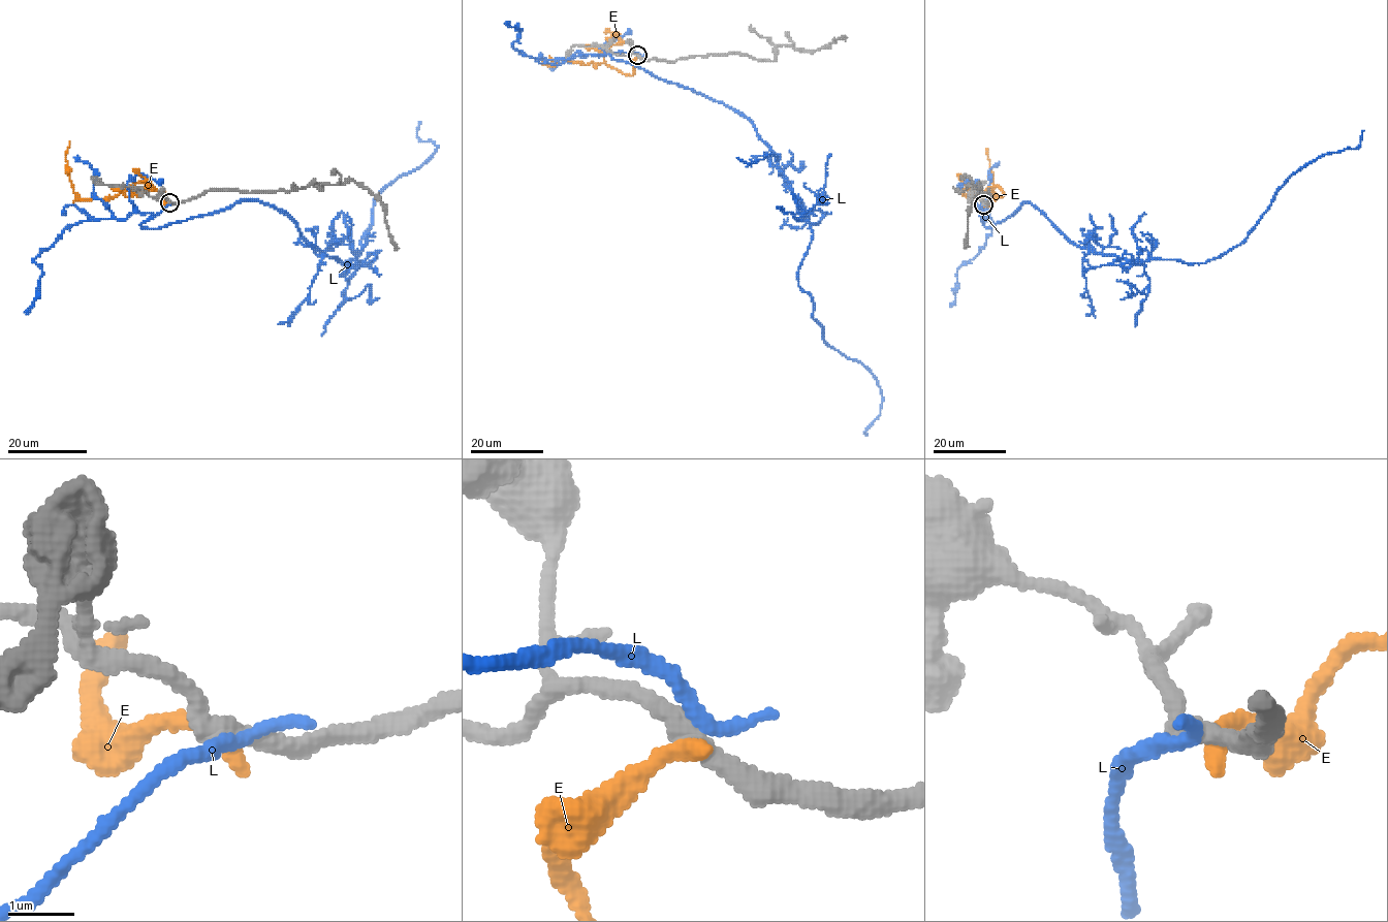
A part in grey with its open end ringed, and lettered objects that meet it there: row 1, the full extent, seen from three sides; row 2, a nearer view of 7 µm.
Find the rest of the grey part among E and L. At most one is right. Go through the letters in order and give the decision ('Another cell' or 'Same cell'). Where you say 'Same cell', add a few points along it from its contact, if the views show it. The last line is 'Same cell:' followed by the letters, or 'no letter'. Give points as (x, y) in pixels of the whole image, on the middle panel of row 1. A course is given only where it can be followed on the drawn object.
E: Another cell
L: Another cell
Same cell: no letter

